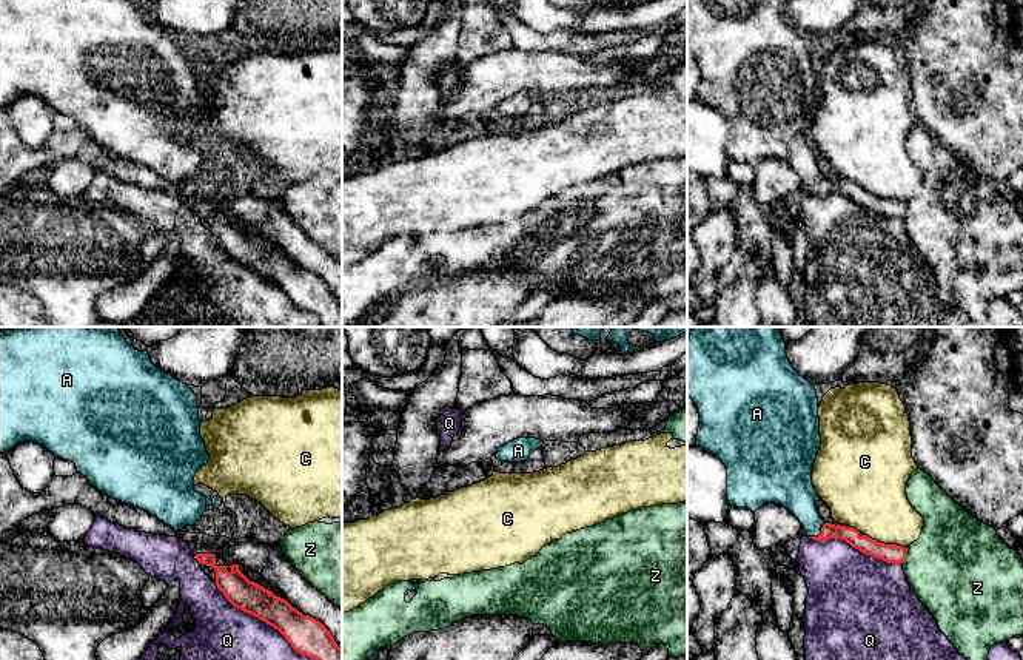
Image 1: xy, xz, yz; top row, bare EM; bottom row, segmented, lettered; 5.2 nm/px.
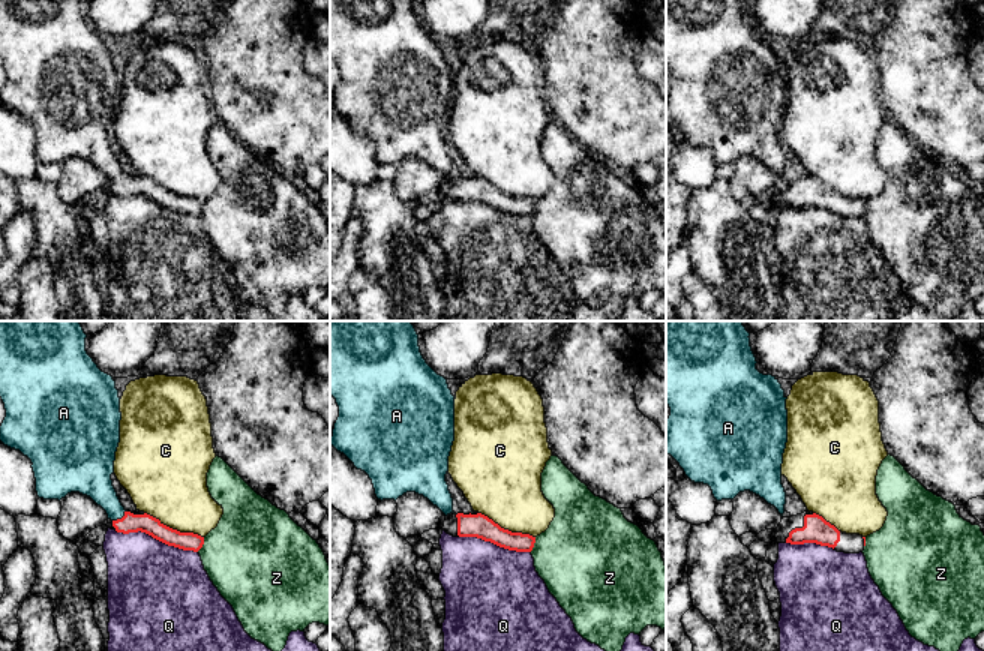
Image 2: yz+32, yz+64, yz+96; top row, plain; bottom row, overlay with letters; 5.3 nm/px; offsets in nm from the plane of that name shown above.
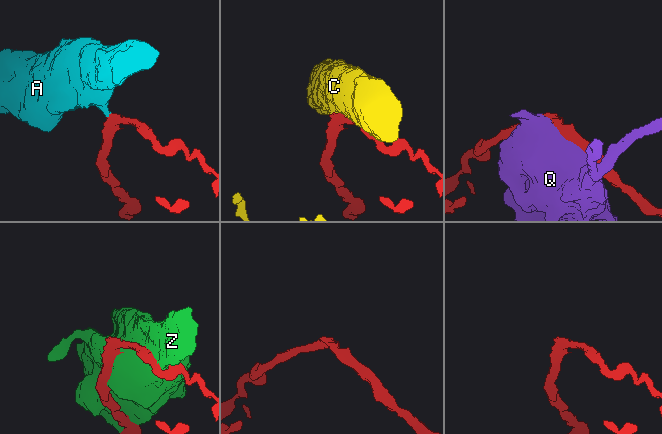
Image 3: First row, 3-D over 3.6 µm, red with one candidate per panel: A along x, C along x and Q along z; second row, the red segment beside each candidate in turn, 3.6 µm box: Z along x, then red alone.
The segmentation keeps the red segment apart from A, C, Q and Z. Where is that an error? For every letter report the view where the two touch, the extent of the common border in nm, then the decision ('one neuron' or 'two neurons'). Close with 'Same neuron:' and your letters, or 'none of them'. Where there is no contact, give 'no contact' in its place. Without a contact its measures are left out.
A: meets red in yz; contact 120 nm long; one neuron
C: meets red in yz; contact 240 nm long; two neurons
Q: meets red in xy; contact 650 nm long; two neurons
Z: meets red in yz; contact 90 nm long; two neurons
Same neuron: A

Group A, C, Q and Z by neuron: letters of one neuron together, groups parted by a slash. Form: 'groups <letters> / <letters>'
groups A / C / Q / Z

